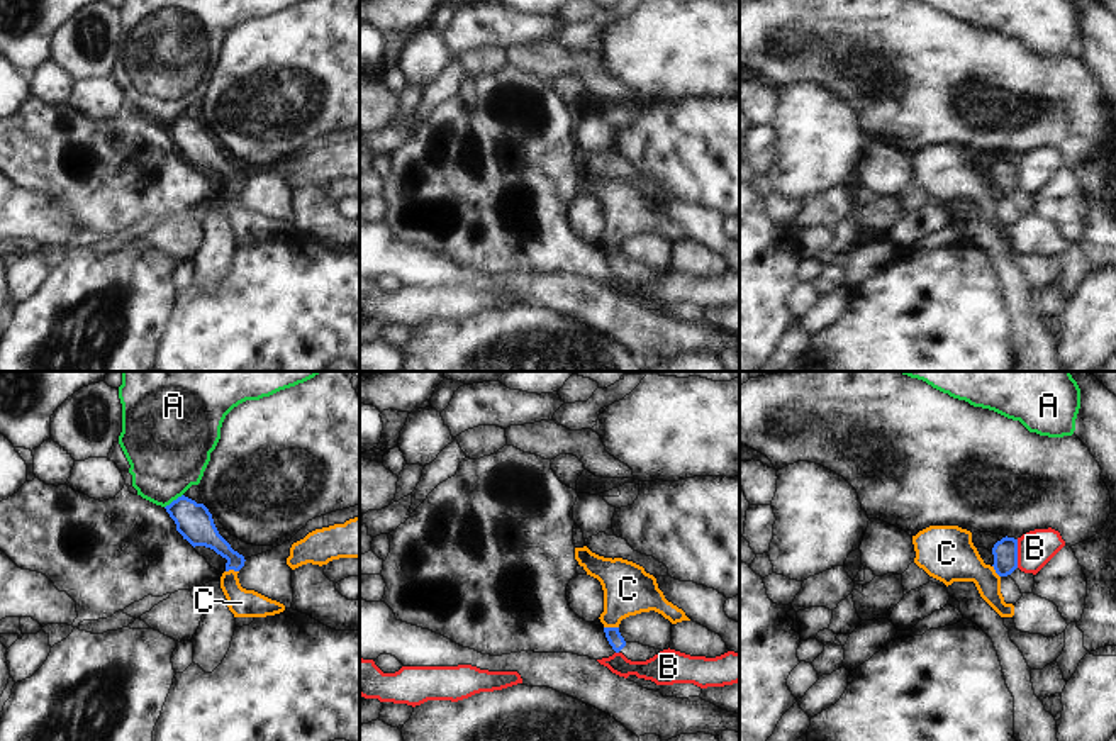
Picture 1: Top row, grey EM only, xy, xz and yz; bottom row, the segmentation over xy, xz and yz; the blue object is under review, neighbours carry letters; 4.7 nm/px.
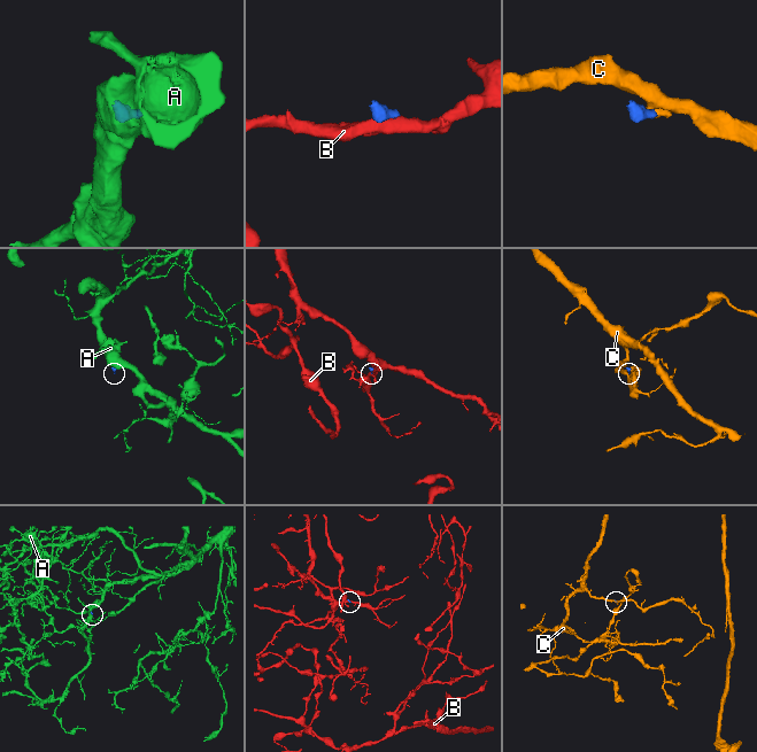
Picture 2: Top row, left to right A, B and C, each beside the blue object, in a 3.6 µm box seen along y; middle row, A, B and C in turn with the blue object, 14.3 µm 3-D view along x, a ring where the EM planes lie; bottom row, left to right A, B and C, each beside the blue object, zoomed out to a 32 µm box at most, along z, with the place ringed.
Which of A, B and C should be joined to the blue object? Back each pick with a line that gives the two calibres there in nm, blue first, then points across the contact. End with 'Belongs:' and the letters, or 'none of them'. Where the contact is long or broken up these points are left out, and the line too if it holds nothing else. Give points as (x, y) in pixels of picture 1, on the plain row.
Belongs: none of them

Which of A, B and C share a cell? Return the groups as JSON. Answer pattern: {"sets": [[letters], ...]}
{"sets": [["A"], ["B"], ["C"]]}

